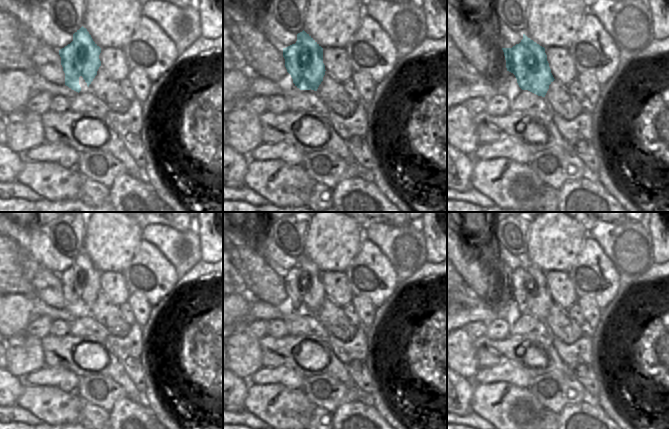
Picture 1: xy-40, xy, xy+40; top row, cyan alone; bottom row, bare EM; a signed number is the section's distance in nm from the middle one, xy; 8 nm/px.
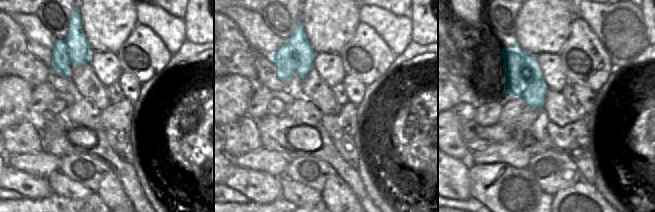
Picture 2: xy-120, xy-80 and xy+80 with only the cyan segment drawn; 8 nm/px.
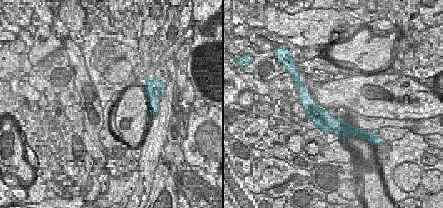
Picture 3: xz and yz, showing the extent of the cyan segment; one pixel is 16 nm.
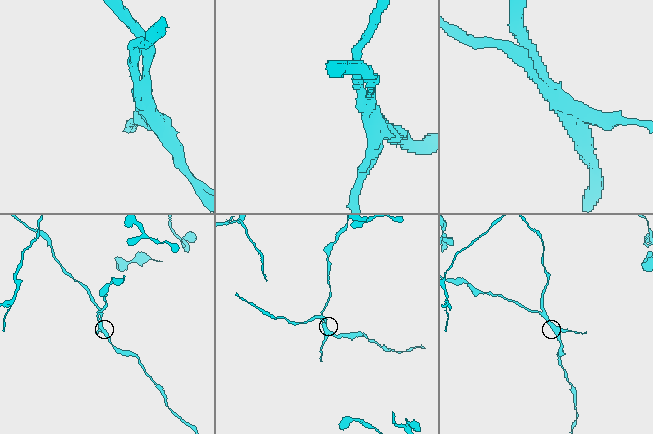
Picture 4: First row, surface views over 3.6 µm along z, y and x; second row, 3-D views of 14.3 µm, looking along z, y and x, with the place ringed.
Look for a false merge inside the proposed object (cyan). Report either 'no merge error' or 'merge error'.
merge error

